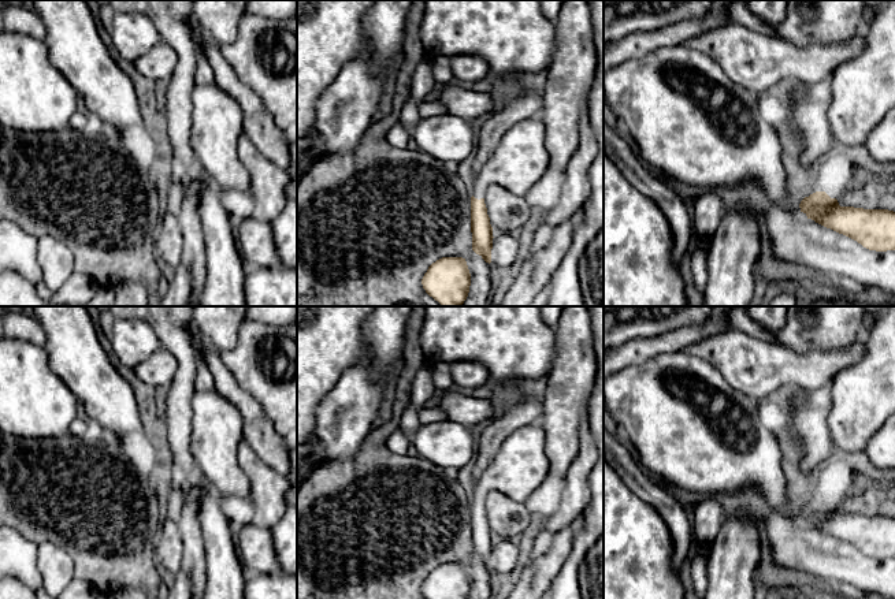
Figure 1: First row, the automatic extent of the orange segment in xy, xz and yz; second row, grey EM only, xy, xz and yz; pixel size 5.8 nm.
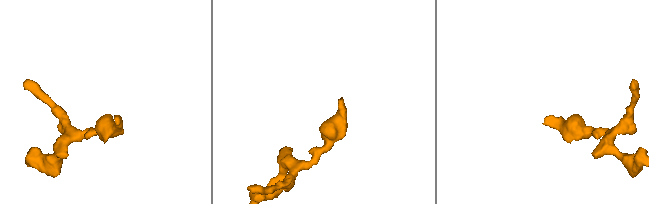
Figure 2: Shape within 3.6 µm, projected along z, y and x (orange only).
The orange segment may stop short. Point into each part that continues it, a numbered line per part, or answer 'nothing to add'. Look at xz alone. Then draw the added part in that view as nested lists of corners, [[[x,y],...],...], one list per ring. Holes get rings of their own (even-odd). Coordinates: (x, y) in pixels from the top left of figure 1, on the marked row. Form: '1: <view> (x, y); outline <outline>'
1: xz (519, 162); outline [[[539,116],[512,126],[474,179],[474,197],[480,200],[490,185],[500,185],[519,197],[543,176],[549,167],[545,124]]]

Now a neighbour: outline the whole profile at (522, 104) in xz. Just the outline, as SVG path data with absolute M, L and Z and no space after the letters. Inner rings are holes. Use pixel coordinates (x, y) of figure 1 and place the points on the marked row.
M519 89L502 97L501 107L489 115L475 145L474 178L500 145L504 134L516 123L535 118L542 109L542 96L534 90Z

